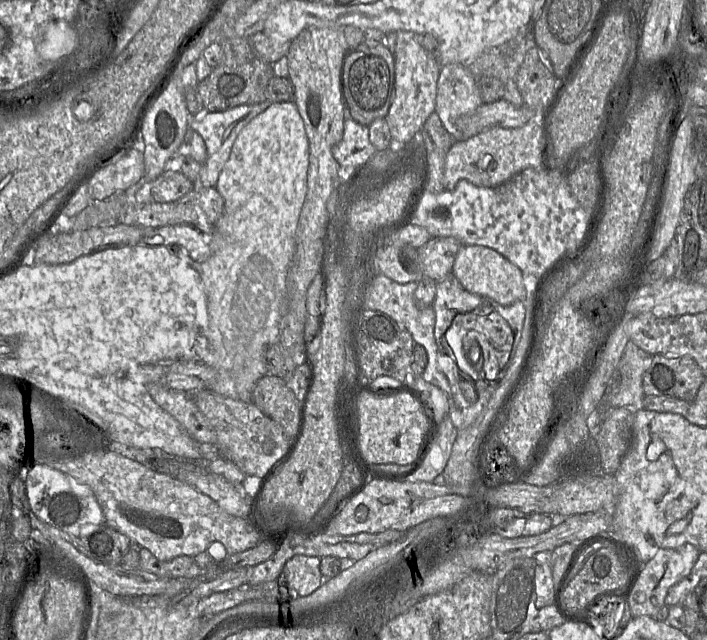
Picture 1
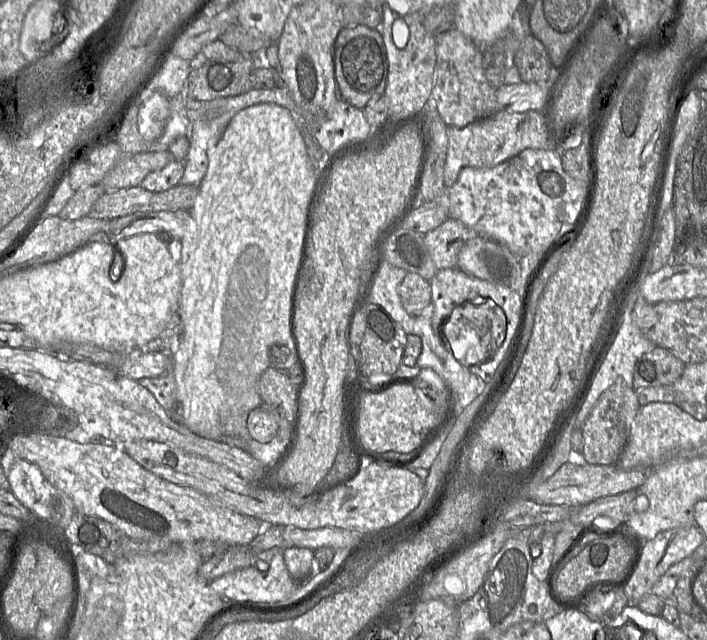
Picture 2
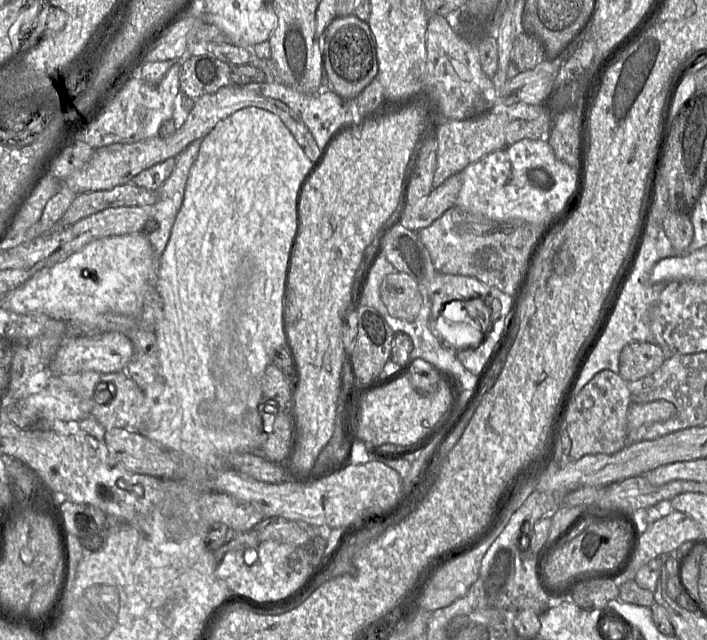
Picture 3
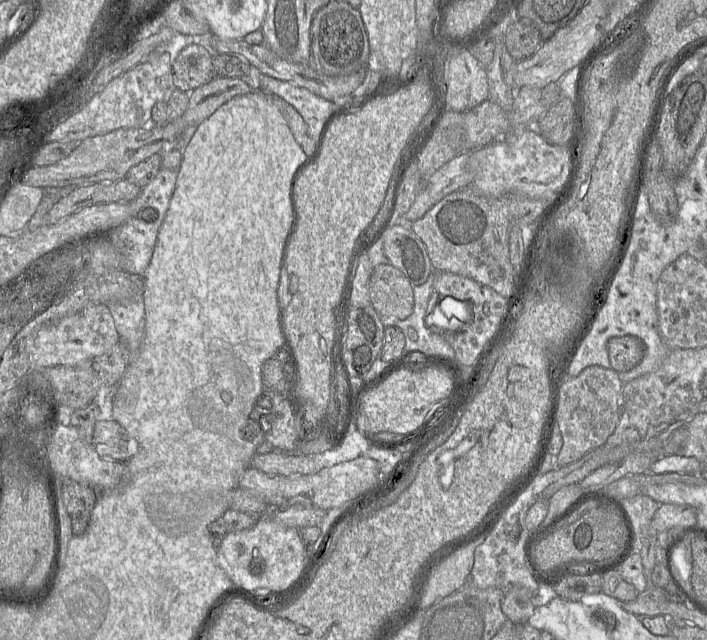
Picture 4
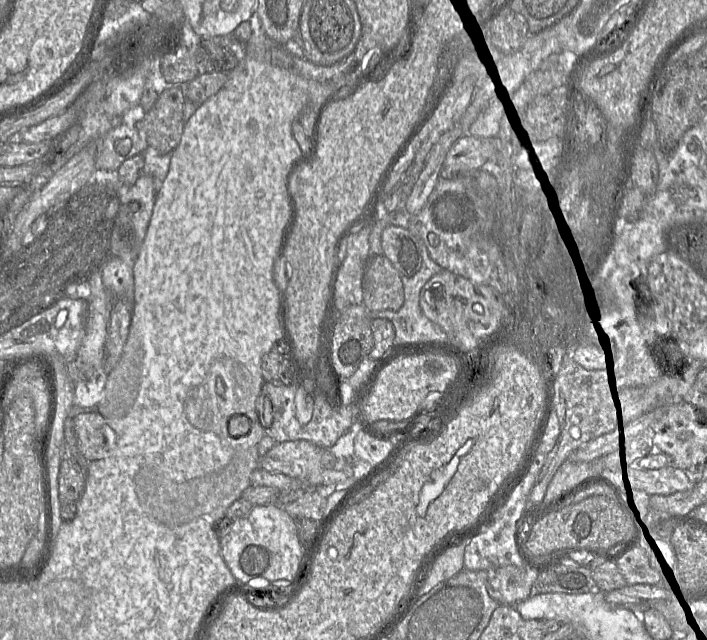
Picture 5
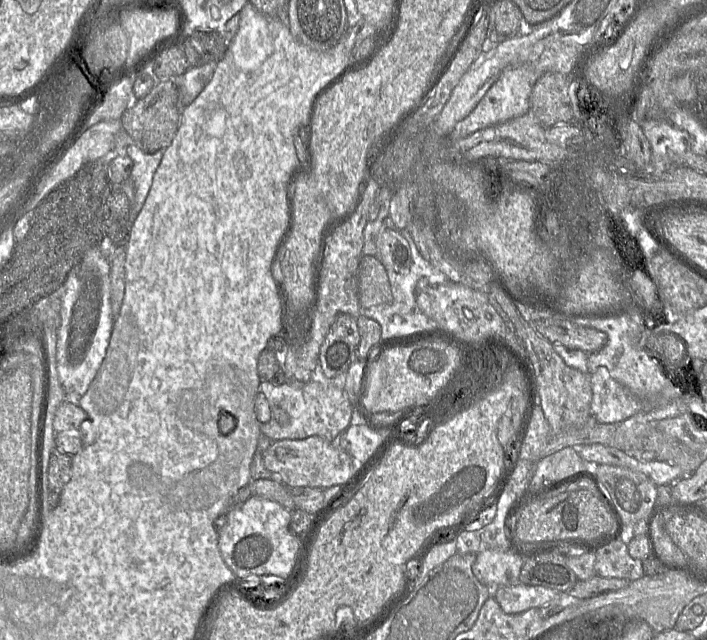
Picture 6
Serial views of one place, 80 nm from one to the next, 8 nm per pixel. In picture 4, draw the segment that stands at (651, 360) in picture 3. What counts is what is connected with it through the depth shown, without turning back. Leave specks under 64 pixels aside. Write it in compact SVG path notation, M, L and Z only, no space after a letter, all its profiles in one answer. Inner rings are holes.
M634 336L613 337L607 342L607 351L613 370L626 372L644 358L645 344Z

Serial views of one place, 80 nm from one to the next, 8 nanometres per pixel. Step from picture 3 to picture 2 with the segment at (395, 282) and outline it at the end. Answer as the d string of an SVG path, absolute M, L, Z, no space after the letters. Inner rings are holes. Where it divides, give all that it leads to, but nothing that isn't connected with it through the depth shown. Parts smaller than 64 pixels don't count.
M407 273L398 288L404 310L411 316L418 316L432 302L430 281L417 274Z

